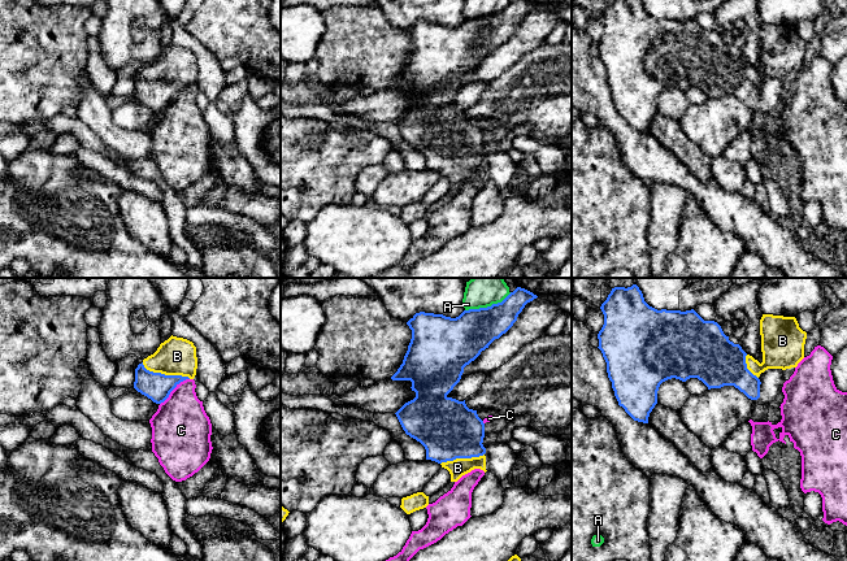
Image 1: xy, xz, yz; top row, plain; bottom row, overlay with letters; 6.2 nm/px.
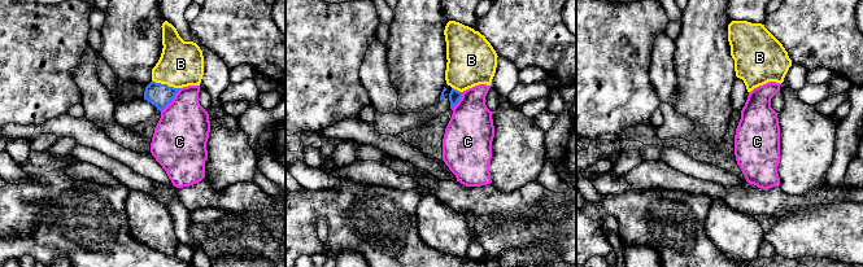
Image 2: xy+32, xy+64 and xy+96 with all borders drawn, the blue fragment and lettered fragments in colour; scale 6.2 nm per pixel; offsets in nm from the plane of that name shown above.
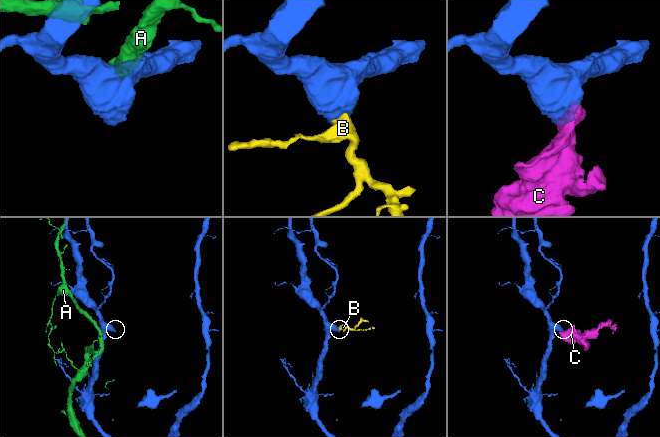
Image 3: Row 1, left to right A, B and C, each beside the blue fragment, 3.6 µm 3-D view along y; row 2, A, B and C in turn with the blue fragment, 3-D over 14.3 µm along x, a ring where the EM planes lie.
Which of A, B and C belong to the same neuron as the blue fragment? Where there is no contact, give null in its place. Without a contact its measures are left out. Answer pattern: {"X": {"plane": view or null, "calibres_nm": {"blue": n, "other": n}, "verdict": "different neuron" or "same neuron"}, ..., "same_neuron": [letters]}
{"A": {"plane": "xz", "calibres_nm": {"blue": 280, "other": 220}, "verdict": "different neuron"}, "B": {"plane": "xy", "calibres_nm": {"blue": 170, "other": 240}, "verdict": "same neuron"}, "C": {"plane": "xy", "calibres_nm": {"blue": 170, "other": 360}, "verdict": "different neuron"}, "same_neuron": ["B"]}

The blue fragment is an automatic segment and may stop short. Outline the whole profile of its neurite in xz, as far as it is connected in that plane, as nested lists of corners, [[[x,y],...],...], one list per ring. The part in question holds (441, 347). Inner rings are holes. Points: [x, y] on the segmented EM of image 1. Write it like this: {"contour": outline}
{"contour": [[[517,287],[501,303],[487,308],[464,310],[459,317],[451,318],[443,314],[416,313],[407,325],[412,330],[412,339],[403,364],[391,377],[392,380],[411,380],[416,397],[405,403],[395,414],[407,435],[420,442],[426,449],[426,460],[435,461],[451,474],[451,482],[457,482],[462,475],[474,469],[486,470],[486,448],[483,447],[485,423],[478,417],[477,410],[469,409],[464,401],[448,397],[447,395],[460,382],[464,368],[474,361],[482,351],[505,334],[517,321],[525,305],[538,296],[533,292]]]}

